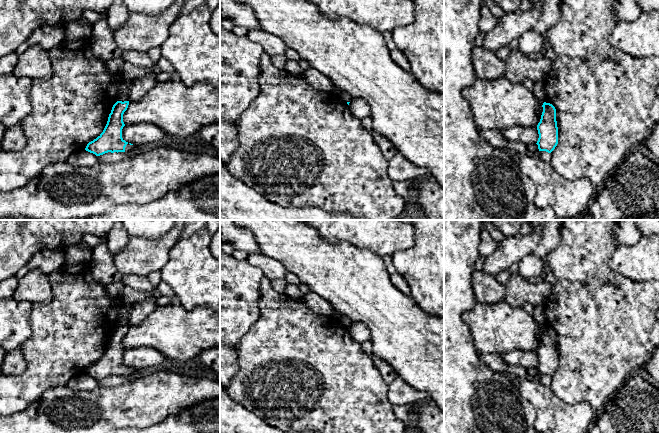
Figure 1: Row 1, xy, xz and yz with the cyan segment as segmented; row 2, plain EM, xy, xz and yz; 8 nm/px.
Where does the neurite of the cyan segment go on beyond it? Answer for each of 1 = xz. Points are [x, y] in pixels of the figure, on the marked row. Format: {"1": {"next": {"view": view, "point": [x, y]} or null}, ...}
{"1": {"next": null}}

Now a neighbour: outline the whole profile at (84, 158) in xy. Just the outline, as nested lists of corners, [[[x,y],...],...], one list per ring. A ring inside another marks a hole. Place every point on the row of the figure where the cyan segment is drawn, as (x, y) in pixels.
[[[81,150],[71,154],[66,162],[74,167],[91,167],[96,163],[99,163],[99,159],[95,154],[90,153],[86,150]]]

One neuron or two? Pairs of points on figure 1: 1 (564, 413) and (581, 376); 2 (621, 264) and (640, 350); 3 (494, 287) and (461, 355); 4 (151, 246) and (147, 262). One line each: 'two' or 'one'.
1: two
2: two
3: two
4: one

